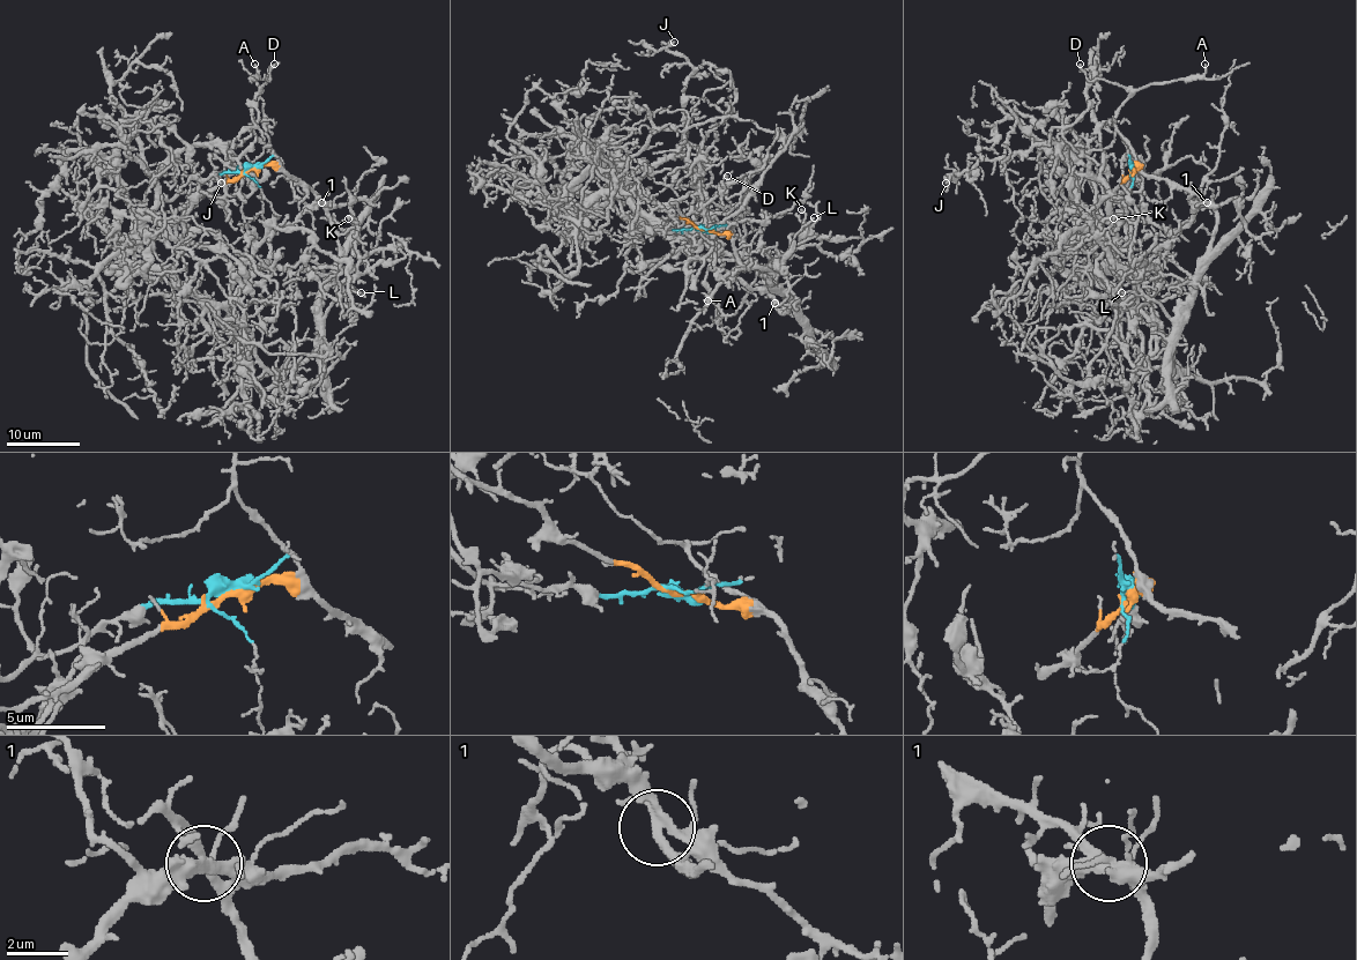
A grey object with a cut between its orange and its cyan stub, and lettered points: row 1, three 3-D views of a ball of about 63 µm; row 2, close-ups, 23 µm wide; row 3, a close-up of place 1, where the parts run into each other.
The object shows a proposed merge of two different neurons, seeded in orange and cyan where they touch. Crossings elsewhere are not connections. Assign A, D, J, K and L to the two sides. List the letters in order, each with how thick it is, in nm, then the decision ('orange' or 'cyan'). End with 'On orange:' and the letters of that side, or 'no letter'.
A: 130 nm | orange
D: 160 nm | orange
J: 130 nm | cyan
K: 170 nm | orange
L: 130 nm | orange
On orange: A, D, K, L

